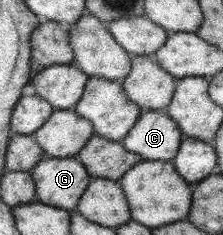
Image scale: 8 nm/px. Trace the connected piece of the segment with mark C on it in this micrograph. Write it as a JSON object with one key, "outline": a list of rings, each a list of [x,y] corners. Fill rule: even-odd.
{"outline":[[[143,110],[120,144],[145,160],[171,161],[183,135],[177,124],[158,110]]]}

